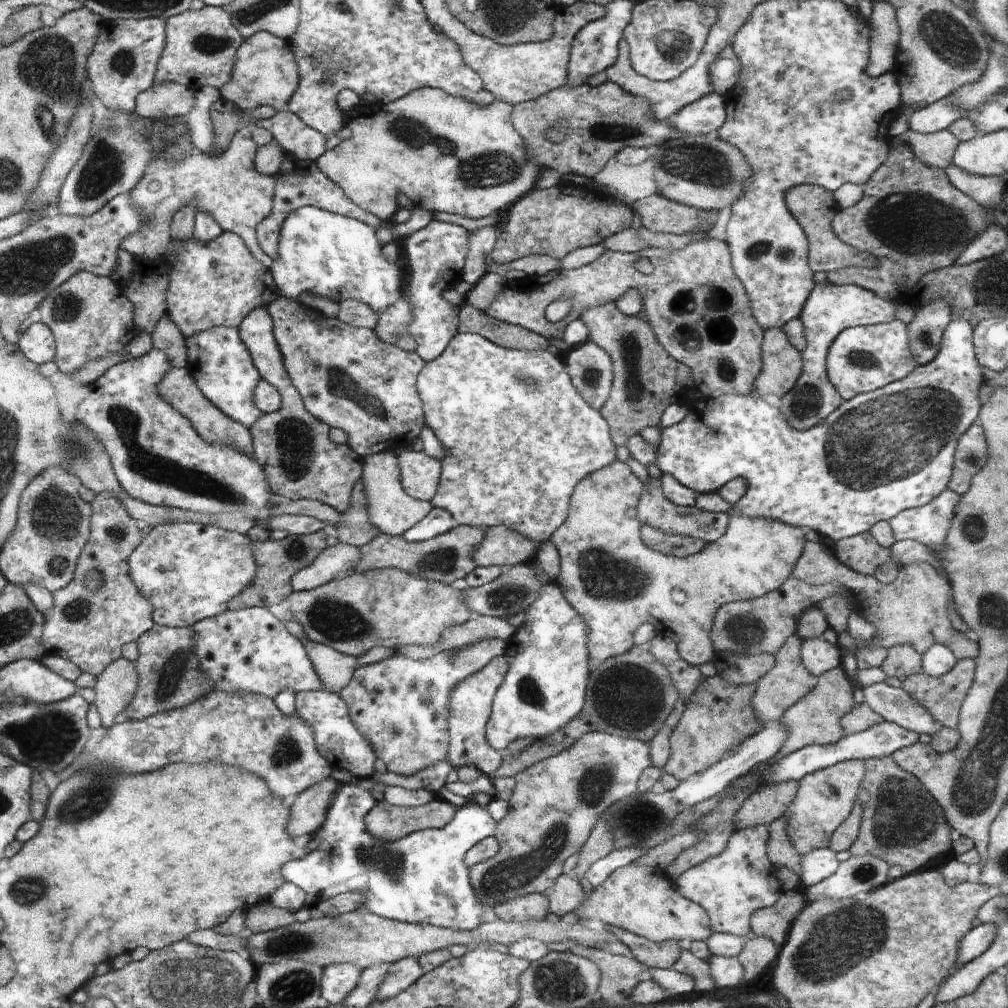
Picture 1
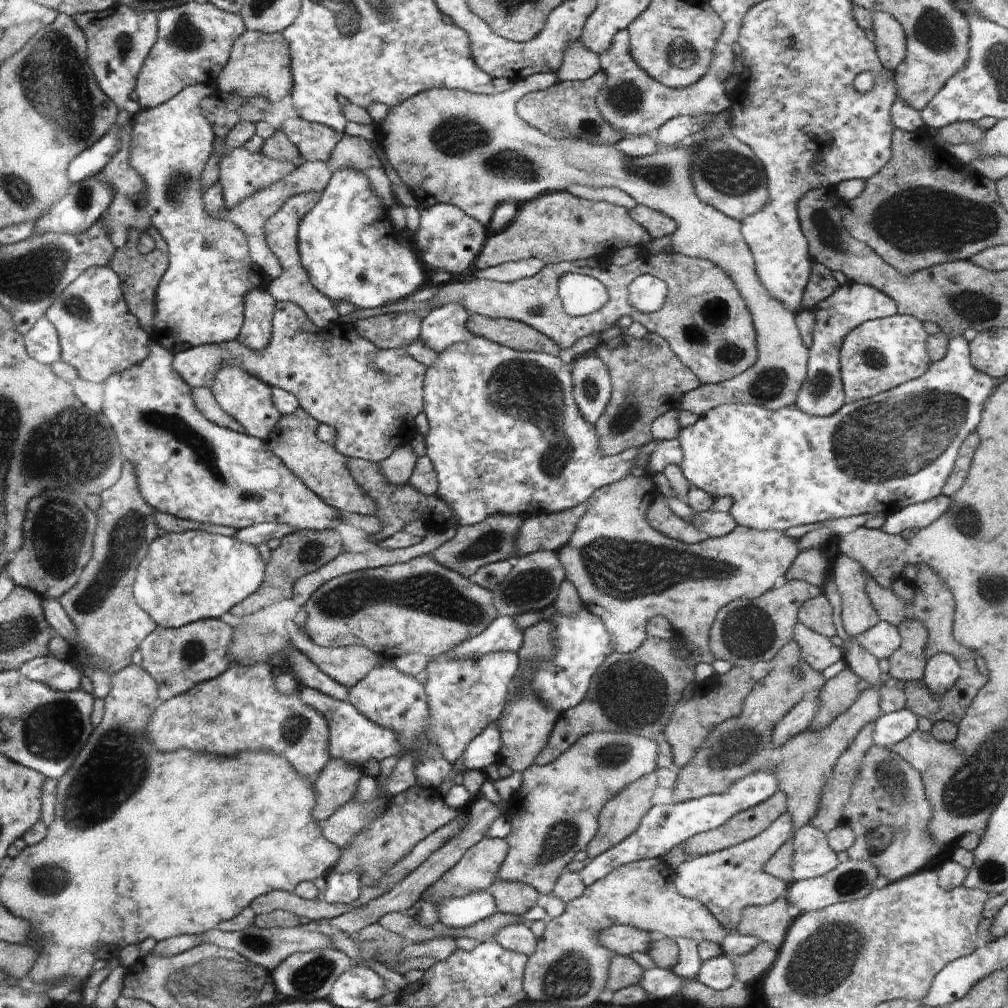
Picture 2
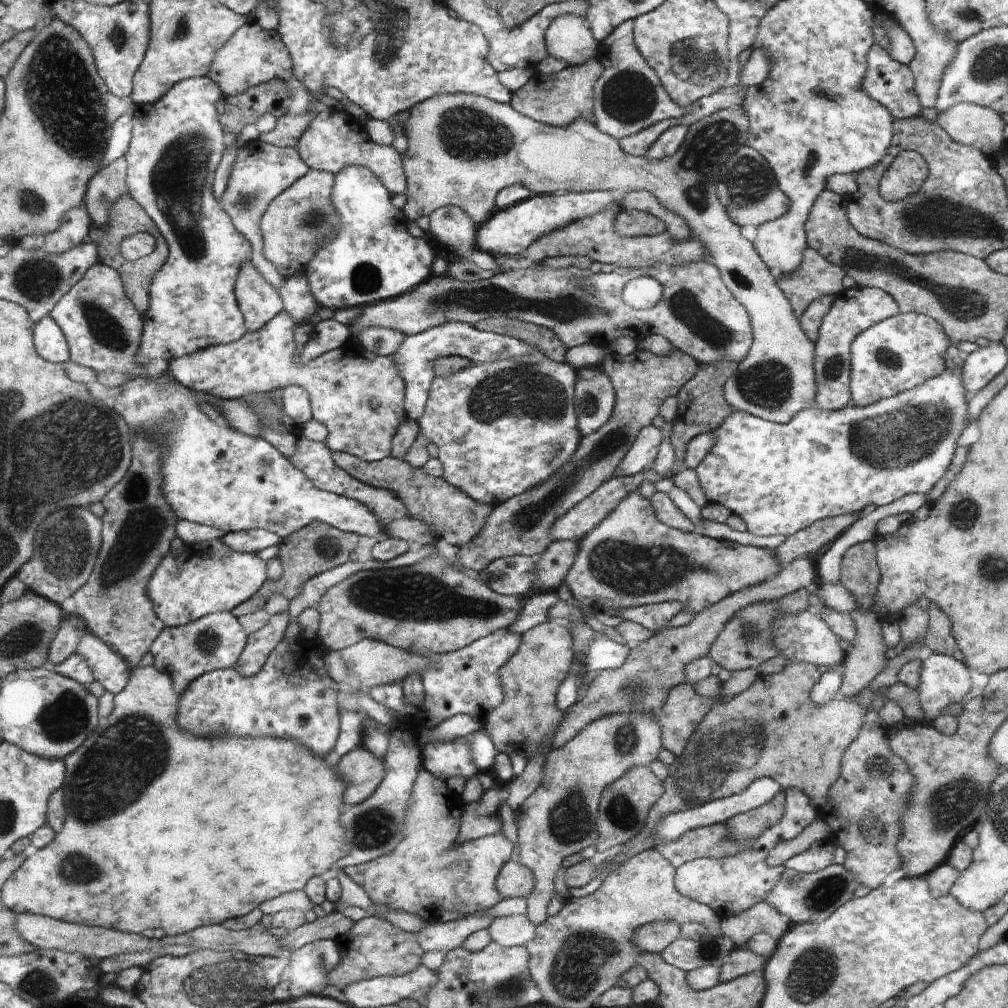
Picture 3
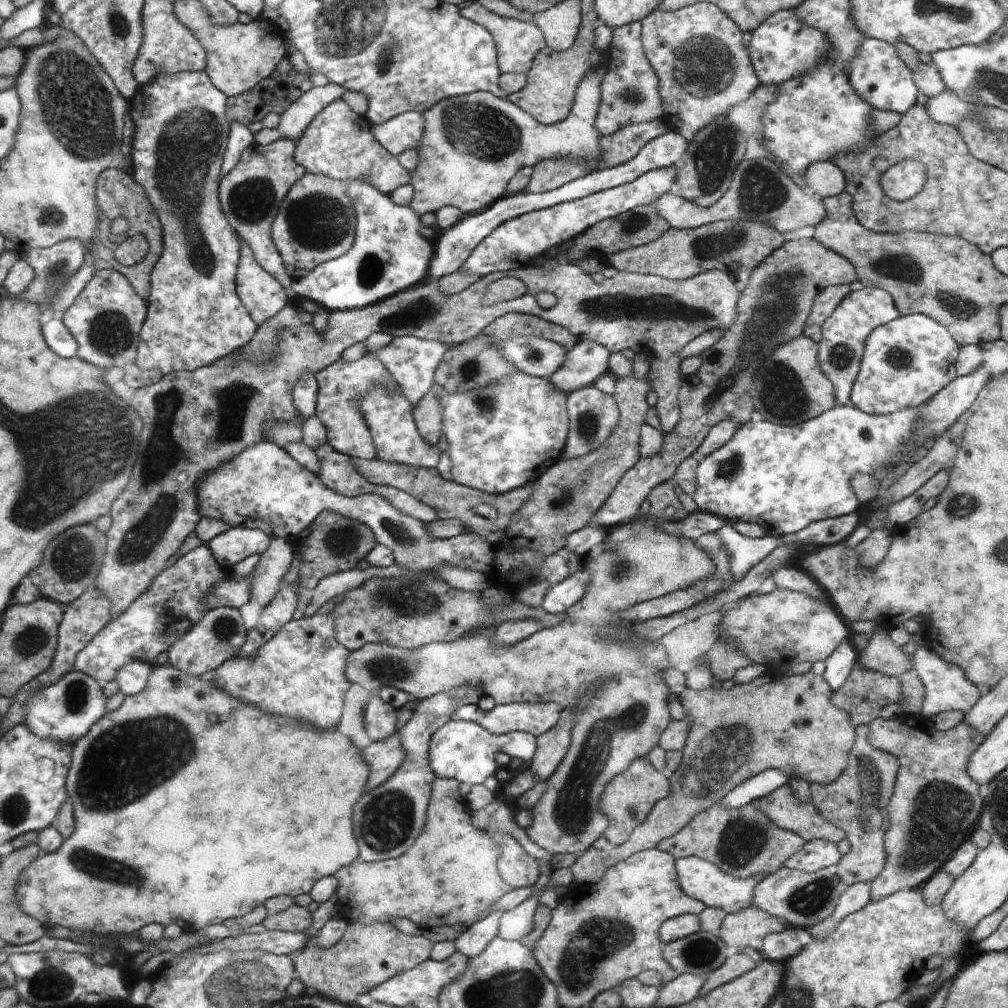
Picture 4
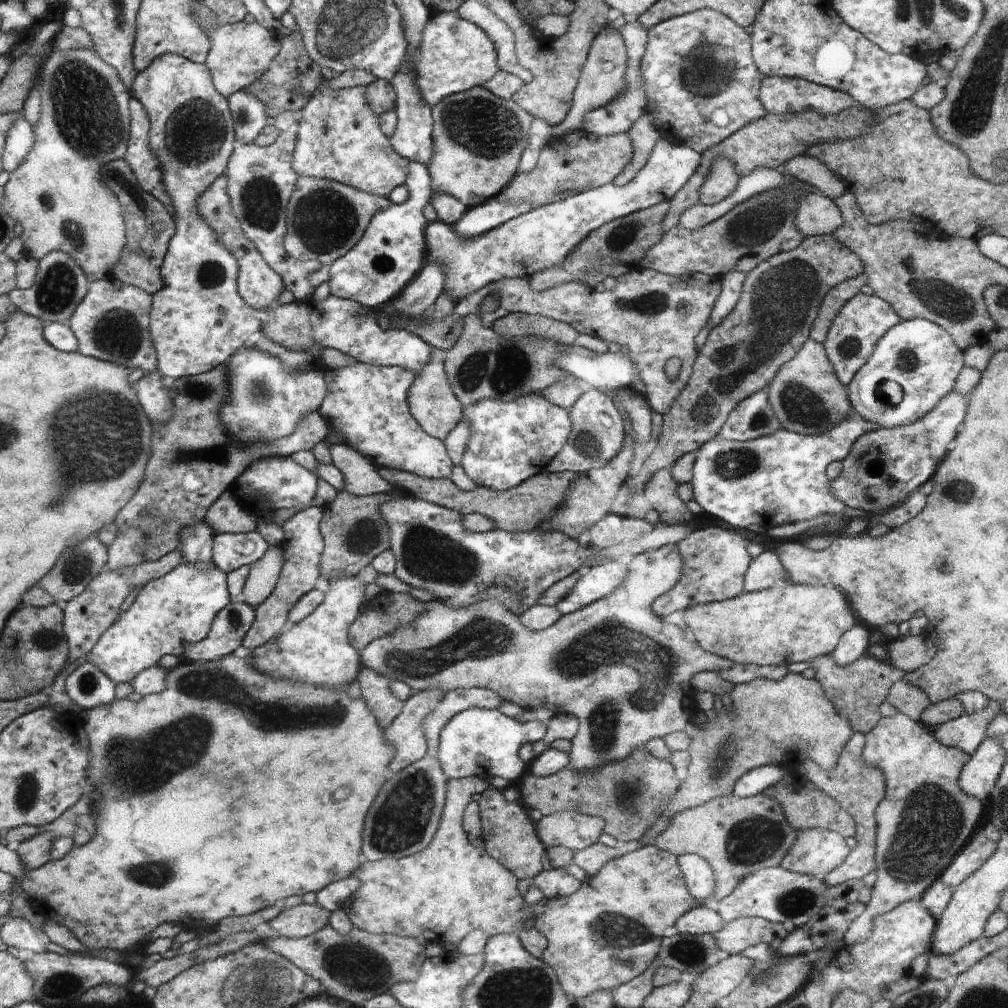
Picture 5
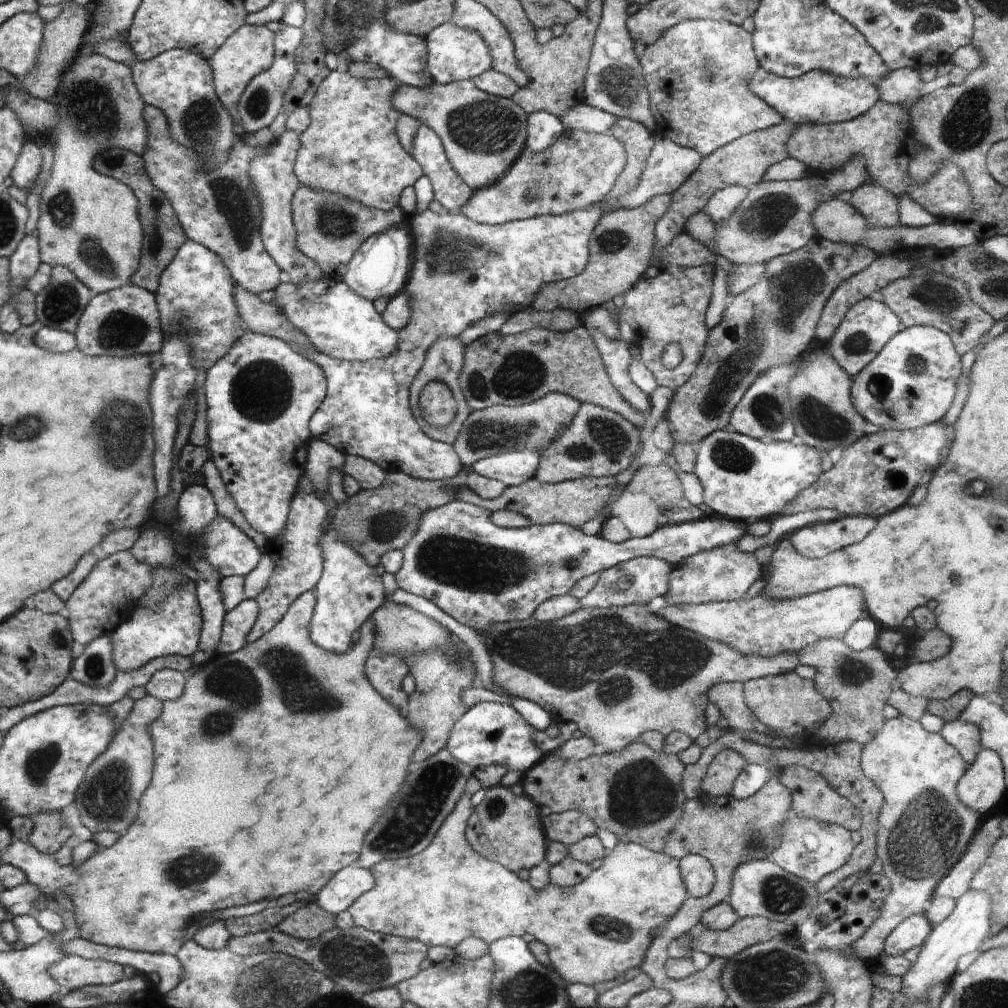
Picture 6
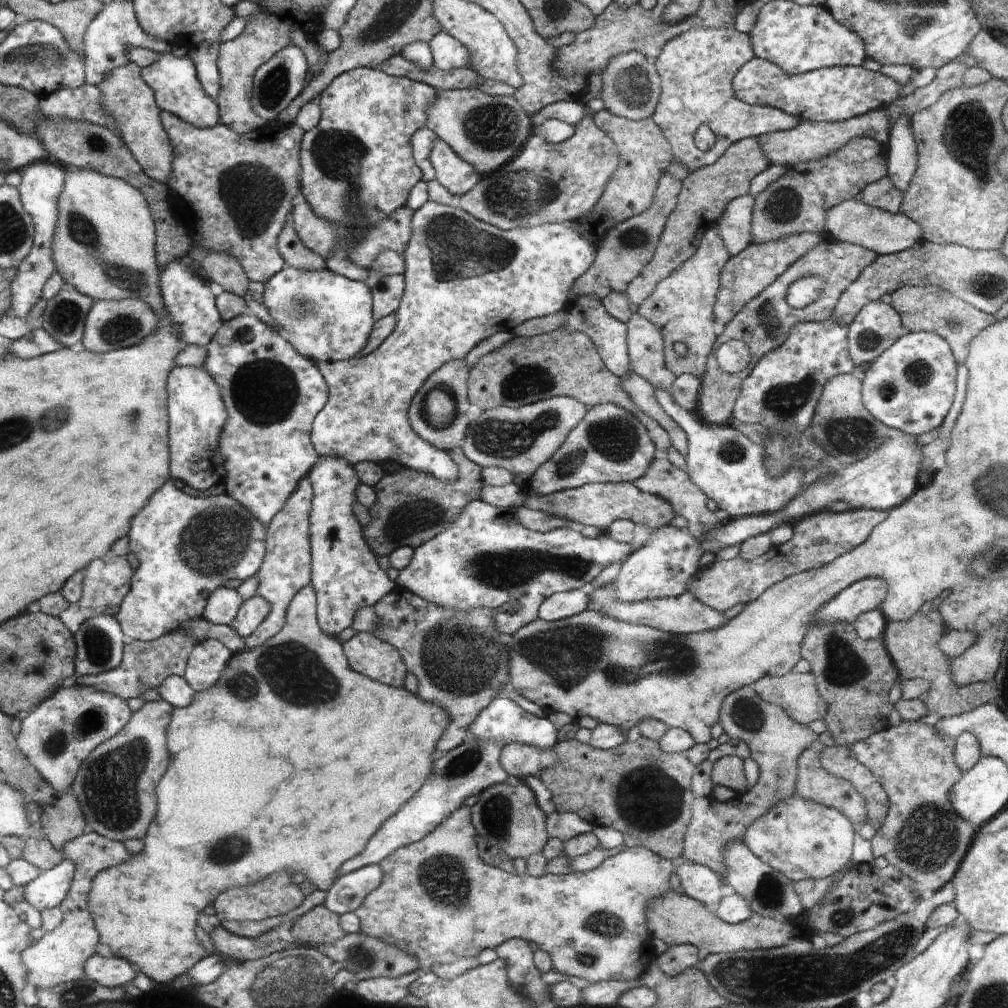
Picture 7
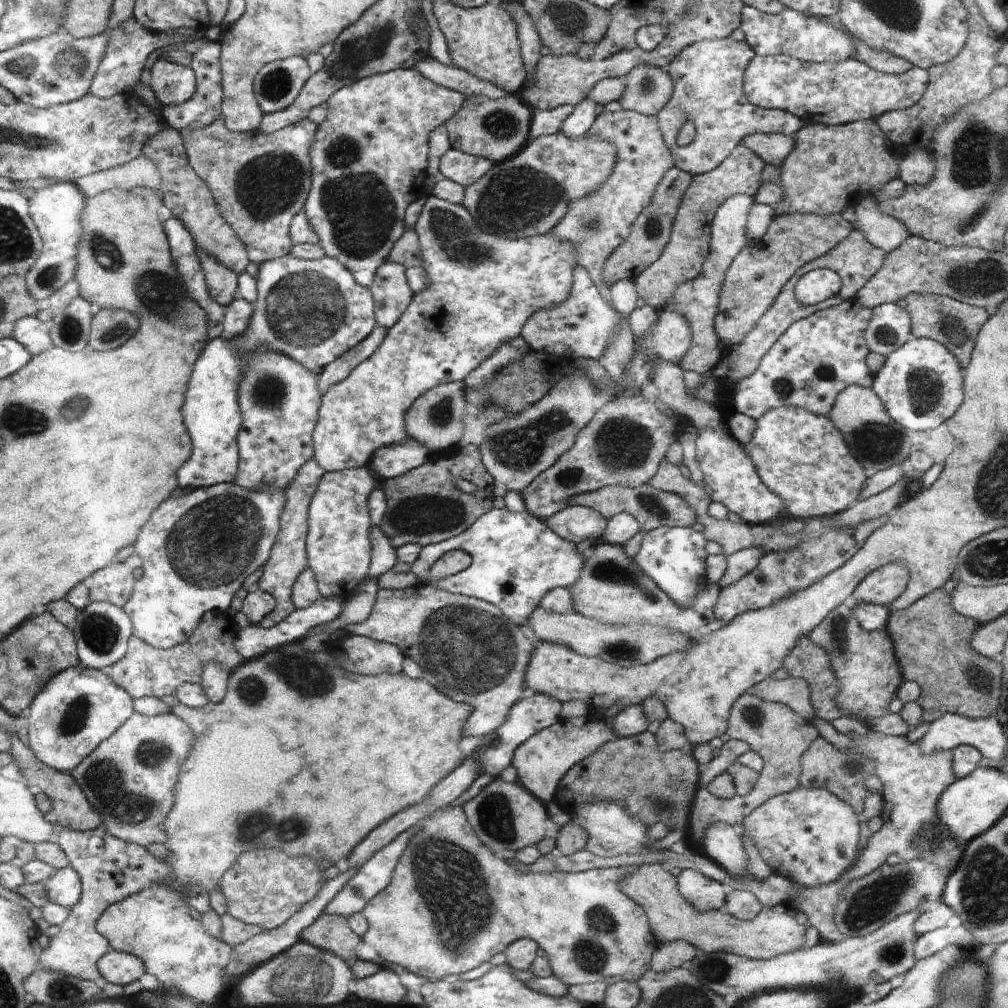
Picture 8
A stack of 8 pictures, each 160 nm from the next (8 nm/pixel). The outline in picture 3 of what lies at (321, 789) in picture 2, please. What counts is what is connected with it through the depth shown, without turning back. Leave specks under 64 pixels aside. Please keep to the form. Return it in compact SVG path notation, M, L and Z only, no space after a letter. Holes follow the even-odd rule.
M366 748L352 750L342 756L336 770L340 778L344 776L344 784L348 784L348 788L344 788L348 792L346 807L367 801L379 789L385 774L383 760L370 754Z

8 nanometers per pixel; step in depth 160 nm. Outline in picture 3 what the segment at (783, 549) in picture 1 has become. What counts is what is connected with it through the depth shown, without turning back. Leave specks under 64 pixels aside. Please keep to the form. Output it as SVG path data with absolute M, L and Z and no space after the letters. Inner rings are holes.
M639 490L624 498L604 522L578 542L579 552L565 578L565 584L578 602L583 601L595 612L601 612L606 607L624 610L640 605L680 602L682 610L698 614L748 586L766 582L782 570L782 566L776 561L776 554L768 548L714 540L697 532L688 533L665 526L655 515L654 504L650 499L643 498Z

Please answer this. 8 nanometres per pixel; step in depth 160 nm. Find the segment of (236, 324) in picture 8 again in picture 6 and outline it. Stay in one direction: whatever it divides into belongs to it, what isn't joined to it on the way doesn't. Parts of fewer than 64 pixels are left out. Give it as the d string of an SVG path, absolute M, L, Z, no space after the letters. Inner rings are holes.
M246 330L228 353L209 366L204 385L210 458L236 508L248 524L270 542L287 524L291 501L301 479L306 476L307 454L314 439L310 419L327 393L324 371L284 339Z

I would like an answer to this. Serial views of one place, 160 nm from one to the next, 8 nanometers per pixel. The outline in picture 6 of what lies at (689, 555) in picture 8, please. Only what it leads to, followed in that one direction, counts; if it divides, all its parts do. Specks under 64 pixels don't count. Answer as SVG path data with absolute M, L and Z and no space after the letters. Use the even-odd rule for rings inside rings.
M636 557L631 561L613 566L606 573L600 574L598 582L590 592L579 600L581 607L609 609L625 607L631 604L647 605L654 598L664 597L668 592L669 572L675 566L658 557Z

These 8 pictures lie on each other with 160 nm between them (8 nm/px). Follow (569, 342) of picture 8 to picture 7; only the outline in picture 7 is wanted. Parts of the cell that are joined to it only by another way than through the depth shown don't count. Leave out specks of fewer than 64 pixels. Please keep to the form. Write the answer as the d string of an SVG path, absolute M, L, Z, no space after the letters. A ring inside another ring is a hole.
M592 293L573 297L563 311L565 314L563 316L563 323L559 326L558 330L550 334L584 333L592 340L600 358L604 361L610 372L613 372L620 378L628 371L632 371L630 350L627 346L627 324L608 314L600 298Z

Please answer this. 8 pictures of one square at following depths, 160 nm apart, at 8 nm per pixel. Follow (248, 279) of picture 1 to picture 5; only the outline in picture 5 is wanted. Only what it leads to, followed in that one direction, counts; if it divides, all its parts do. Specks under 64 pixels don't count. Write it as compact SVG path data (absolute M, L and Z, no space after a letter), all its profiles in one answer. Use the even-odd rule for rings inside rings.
M164 54L163 57L158 57L155 61L152 61L151 65L149 65L148 69L144 70L144 72L139 72L135 81L132 82L130 94L142 104L142 107L146 110L146 114L148 114L148 118L151 120L151 133L148 134L148 144L152 147L152 152L154 152L156 158L160 160L164 190L168 191L168 196L170 196L170 200L172 200L171 208L173 209L173 217L175 220L174 236L170 238L168 249L164 256L162 267L160 268L163 288L151 296L151 323L148 332L151 334L152 346L155 346L156 358L158 359L157 366L160 374L169 381L178 380L178 378L209 372L210 370L216 369L216 366L221 366L224 362L230 362L231 358L235 357L235 355L244 348L244 343L248 338L255 332L260 332L260 330L263 329L261 322L262 317L258 312L252 310L252 307L248 306L246 300L239 294L238 279L240 270L238 260L235 258L235 255L224 246L224 242L220 240L216 232L208 226L206 220L199 214L199 198L227 171L227 163L234 155L236 146L234 116L231 115L230 98L219 94L208 67L206 67L205 64L190 62L190 60L176 54Z

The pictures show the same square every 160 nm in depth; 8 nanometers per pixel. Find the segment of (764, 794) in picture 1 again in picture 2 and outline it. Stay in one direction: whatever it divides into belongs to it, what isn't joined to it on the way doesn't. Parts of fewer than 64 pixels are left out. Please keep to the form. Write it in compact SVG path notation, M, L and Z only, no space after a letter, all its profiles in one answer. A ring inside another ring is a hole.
M778 790L773 796L770 796L770 798L759 803L757 806L738 812L737 816L726 820L722 826L688 838L688 840L682 842L684 852L686 852L688 856L698 857L700 855L716 853L717 851L728 849L730 846L748 841L750 838L763 833L764 830L768 829L768 826L772 825L772 822L775 822L778 818L787 813L787 801L786 792Z

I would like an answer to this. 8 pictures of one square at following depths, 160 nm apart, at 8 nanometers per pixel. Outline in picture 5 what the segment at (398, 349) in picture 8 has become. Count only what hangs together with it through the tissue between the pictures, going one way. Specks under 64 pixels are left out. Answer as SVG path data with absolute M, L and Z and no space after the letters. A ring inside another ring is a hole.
M660 138L642 172L624 186L603 185L571 197L536 207L498 228L474 238L460 238L453 227L436 220L428 224L428 264L438 262L446 274L446 290L454 303L502 278L529 278L546 266L560 265L576 246L600 226L641 209L670 202L695 175L702 156L691 147ZM354 362L326 371L328 386L318 411L329 428L344 436L344 444L358 450L375 467L397 469L419 477L448 478L452 460L440 439L427 434L418 425L408 406L408 390L415 374L398 366L368 366Z

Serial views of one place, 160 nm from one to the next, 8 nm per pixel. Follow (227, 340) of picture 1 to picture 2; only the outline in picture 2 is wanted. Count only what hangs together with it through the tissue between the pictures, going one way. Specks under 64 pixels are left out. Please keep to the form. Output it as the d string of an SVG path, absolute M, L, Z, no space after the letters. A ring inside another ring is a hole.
M224 366L216 372L214 384L210 386L212 394L215 394L216 402L222 406L223 410L232 418L236 418L244 427L245 434L252 437L266 440L272 430L278 424L281 414L276 410L270 394L270 386L262 383L256 376L240 370L238 366Z

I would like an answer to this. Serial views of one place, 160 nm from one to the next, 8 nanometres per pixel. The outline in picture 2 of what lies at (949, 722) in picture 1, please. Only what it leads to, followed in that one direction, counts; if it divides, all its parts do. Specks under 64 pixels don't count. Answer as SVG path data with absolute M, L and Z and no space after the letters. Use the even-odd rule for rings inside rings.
M984 674L958 678L940 696L932 694L922 679L919 682L908 682L904 684L906 708L918 718L926 717L933 722L948 721L957 726L964 718L966 708L986 682L986 676L982 675Z

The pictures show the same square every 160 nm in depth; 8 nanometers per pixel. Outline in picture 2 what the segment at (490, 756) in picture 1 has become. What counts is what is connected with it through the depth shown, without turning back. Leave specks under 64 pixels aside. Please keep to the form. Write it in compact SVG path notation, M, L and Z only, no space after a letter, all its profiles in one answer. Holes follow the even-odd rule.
M494 652L476 660L456 660L440 655L426 666L426 700L430 720L424 732L424 744L434 744L447 762L454 762L463 756L466 749L506 708L508 686L522 662L514 652Z

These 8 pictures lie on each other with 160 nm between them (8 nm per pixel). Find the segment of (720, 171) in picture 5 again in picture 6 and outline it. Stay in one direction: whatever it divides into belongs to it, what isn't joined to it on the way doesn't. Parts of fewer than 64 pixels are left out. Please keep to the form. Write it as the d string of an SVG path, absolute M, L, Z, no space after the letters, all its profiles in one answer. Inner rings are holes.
M740 185L724 186L712 194L702 212L711 215L711 219L718 225L744 202L748 193L749 188Z

